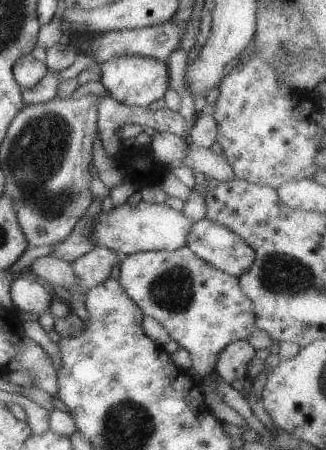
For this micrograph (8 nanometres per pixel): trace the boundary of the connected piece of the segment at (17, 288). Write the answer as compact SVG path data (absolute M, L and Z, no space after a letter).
M25 273L11 282L11 299L14 308L22 314L36 312L39 316L49 310L54 296L32 274Z

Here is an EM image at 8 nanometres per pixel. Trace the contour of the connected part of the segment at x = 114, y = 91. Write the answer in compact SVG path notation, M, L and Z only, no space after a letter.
M125 56L101 64L101 82L108 96L129 107L148 107L171 88L168 63L141 56Z

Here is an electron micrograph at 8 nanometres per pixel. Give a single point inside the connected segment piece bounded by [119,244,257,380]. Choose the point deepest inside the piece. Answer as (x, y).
(203, 308)

